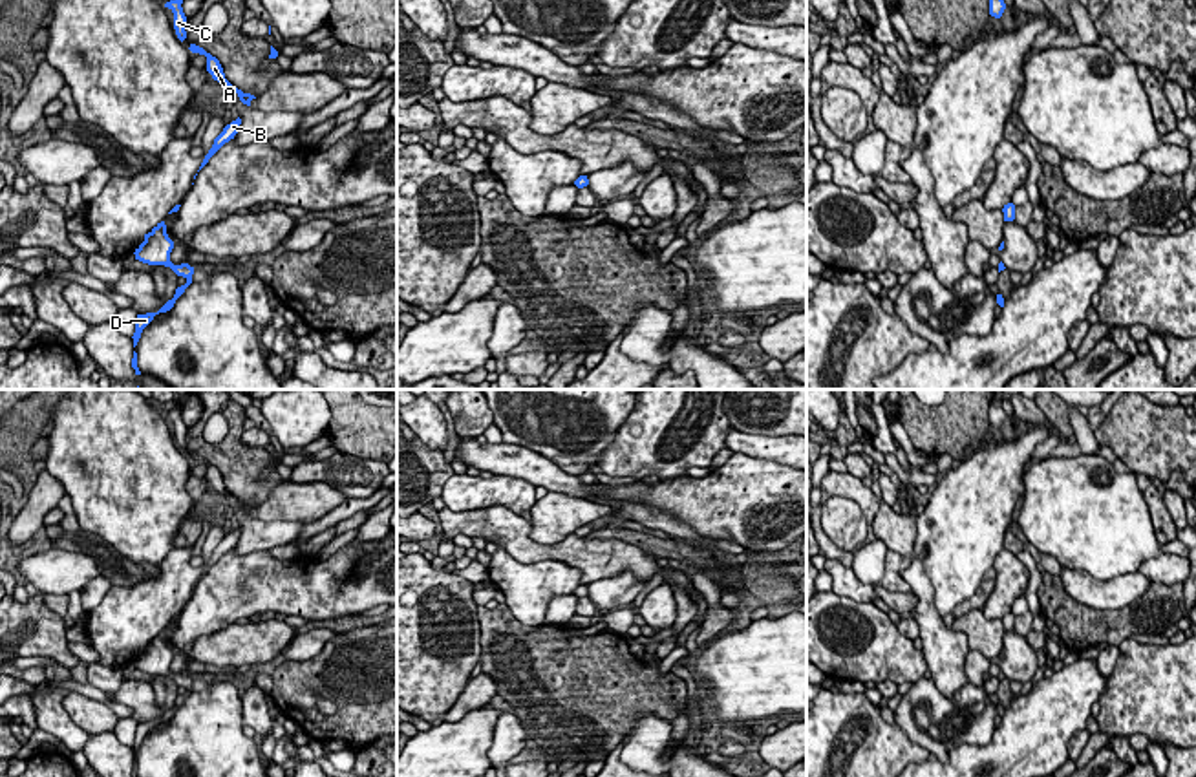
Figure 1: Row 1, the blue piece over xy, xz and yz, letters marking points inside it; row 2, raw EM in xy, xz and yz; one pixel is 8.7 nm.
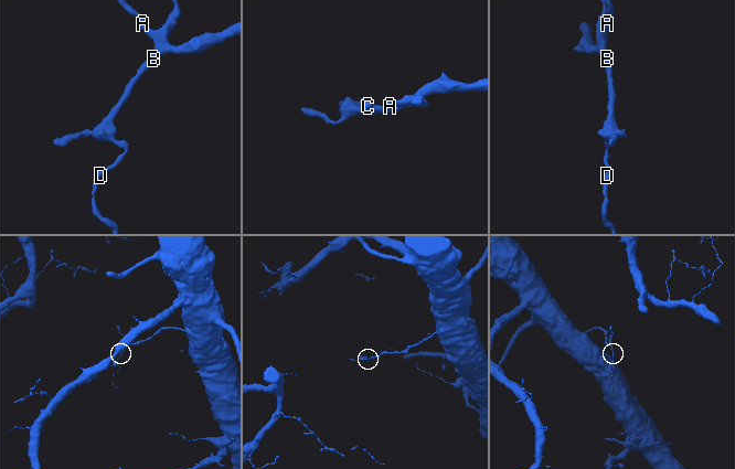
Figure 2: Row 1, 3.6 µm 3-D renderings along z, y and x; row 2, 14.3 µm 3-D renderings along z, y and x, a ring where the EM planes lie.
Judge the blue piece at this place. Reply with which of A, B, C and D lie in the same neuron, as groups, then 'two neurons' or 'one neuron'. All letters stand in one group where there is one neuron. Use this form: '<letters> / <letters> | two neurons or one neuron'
A B C / D | two neurons

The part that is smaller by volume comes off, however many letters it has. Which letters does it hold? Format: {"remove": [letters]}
{"remove": ["D"]}

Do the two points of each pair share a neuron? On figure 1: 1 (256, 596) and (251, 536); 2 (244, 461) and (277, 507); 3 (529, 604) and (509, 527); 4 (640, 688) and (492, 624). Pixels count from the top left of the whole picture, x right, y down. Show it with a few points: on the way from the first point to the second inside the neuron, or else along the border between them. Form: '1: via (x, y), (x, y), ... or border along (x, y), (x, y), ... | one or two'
1: border along (234, 547), (240, 554), (267, 549) | two
2: border along (282, 479), (256, 507) | two
3: border along (498, 543), (522, 562), (556, 560), (560, 564) | two
4: via (604, 688), (562, 688), (529, 660) | one

